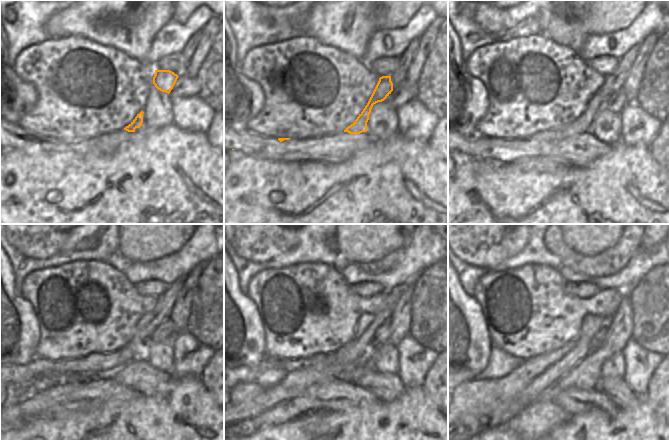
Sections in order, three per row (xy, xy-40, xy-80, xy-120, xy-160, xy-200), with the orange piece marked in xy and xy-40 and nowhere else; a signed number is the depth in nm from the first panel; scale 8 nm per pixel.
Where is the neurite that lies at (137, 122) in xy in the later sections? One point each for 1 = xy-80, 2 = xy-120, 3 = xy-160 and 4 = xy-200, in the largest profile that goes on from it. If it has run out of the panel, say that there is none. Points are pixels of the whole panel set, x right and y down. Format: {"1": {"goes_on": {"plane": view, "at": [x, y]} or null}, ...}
{"1": {"goes_on": {"plane": "xy-80", "at": [582, 125]}}, "2": {"goes_on": {"plane": "xy-120", "at": [25, 374]}}, "3": {"goes_on": {"plane": "xy-160", "at": [244, 374]}}, "4": {"goes_on": {"plane": "xy-200", "at": [468, 375]}}}

